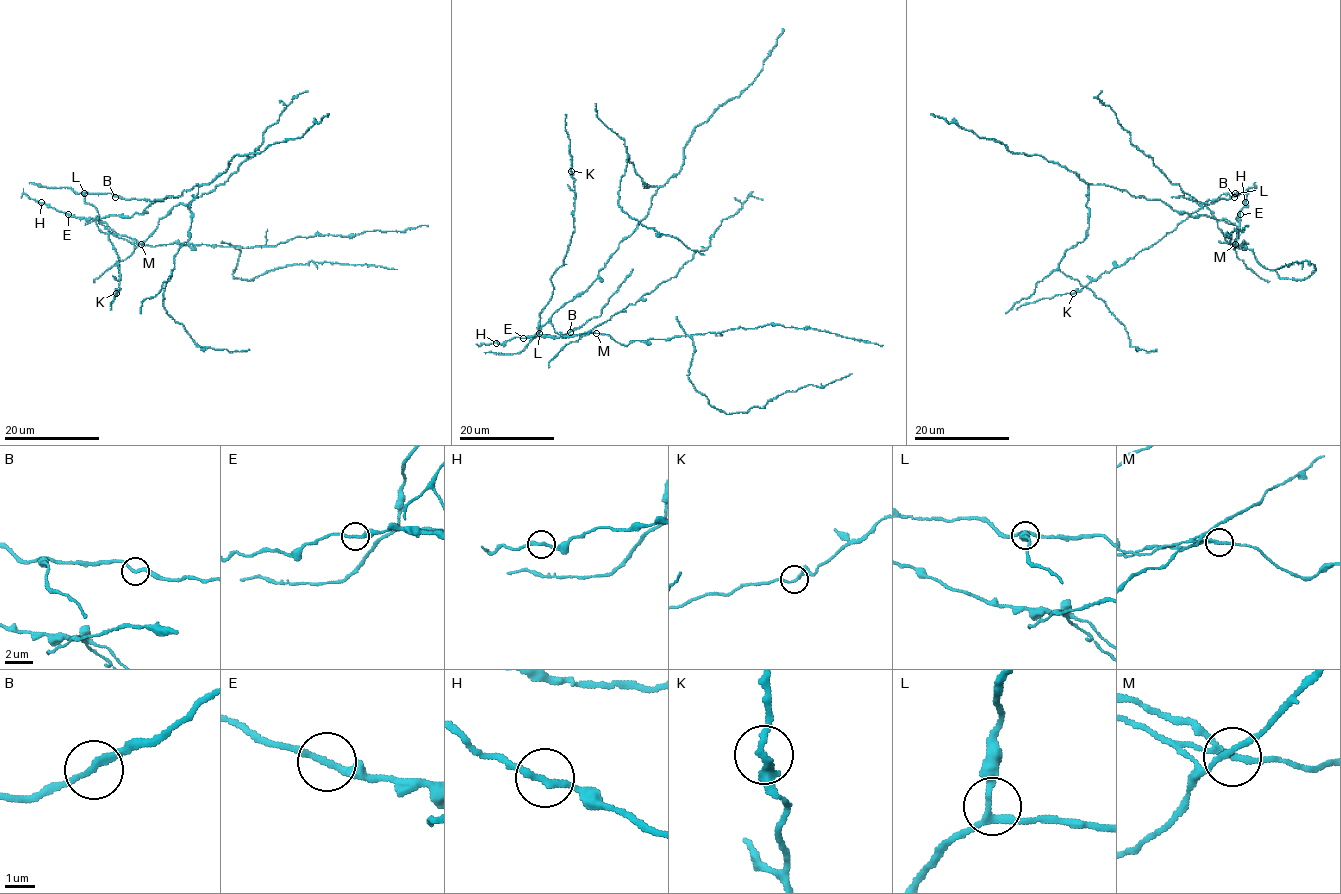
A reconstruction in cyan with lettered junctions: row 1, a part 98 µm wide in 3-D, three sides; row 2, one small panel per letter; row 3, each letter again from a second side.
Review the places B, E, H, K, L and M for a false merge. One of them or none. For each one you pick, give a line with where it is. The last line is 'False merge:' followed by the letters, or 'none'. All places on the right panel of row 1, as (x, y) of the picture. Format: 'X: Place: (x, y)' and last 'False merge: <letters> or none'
M: Place: (1235, 244)
False merge: M

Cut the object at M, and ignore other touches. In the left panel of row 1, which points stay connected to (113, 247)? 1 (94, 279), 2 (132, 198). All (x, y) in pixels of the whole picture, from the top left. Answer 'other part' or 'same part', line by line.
1: other part
2: same part

